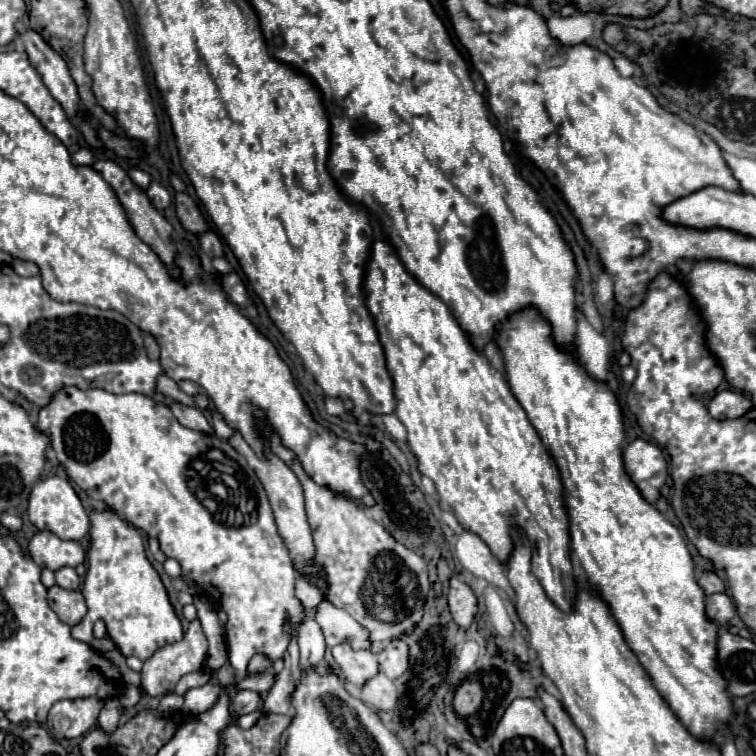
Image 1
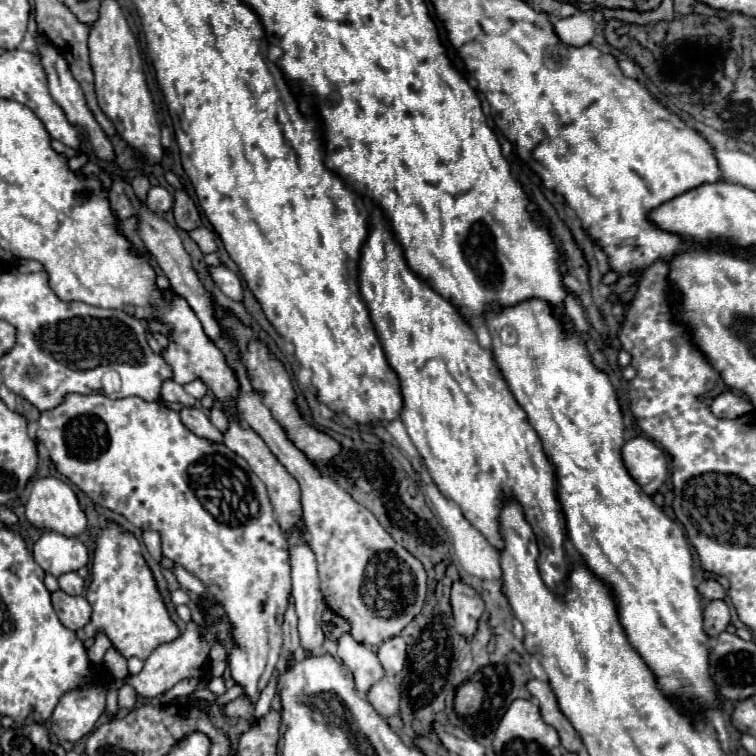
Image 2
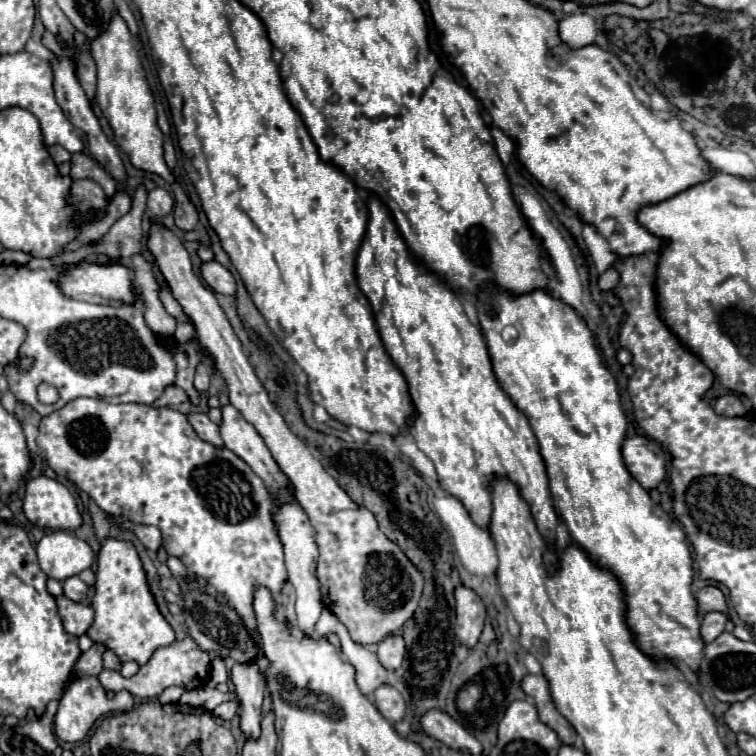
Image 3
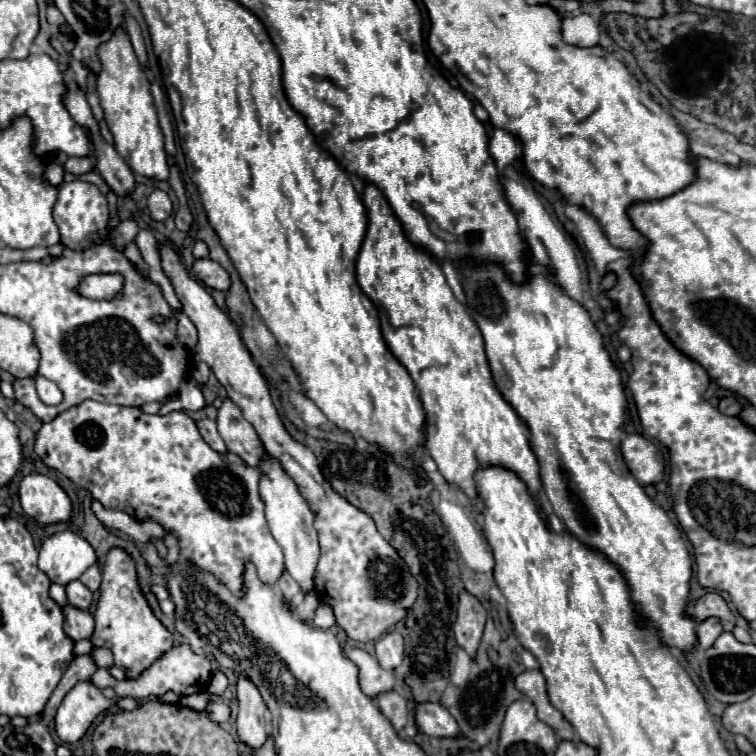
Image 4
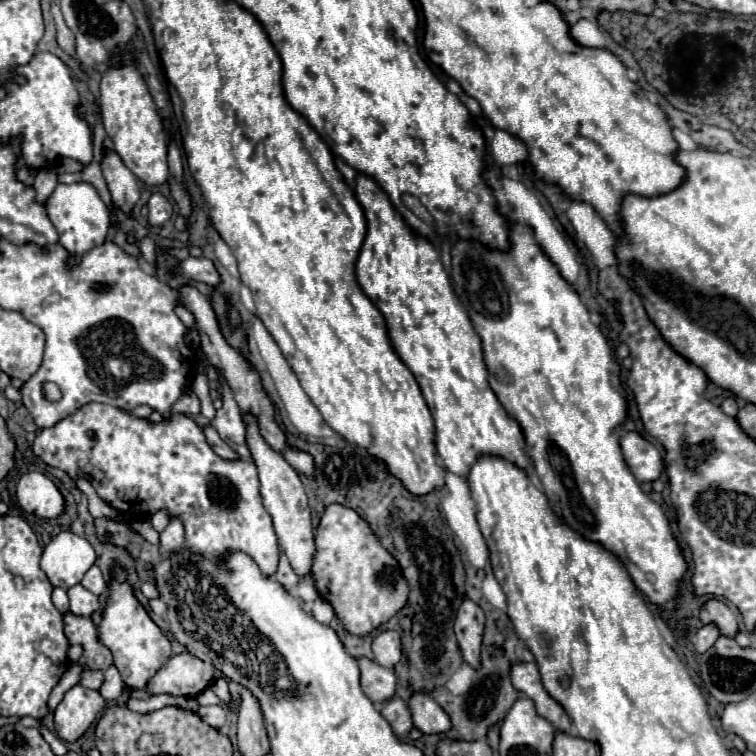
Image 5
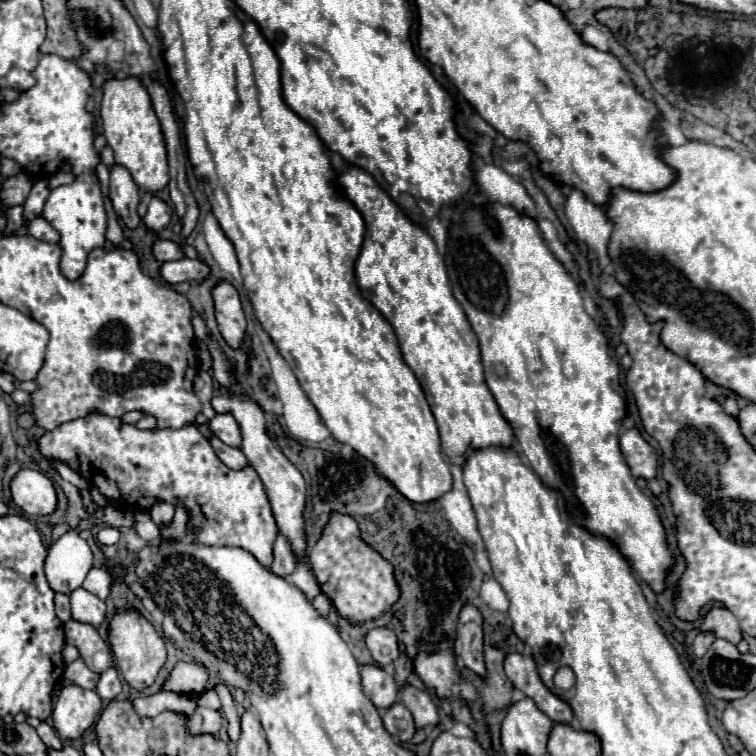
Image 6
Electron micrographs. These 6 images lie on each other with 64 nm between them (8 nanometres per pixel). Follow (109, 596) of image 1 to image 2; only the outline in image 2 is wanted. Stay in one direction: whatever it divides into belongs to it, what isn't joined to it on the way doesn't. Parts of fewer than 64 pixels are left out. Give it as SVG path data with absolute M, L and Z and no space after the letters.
M108 524L98 540L96 540L96 550L94 550L94 562L92 562L92 582L86 590L86 598L92 606L92 618L90 622L80 630L76 632L76 636L80 640L86 640L86 638L94 638L98 632L106 634L112 642L112 646L124 656L124 658L140 658L140 660L146 660L154 648L158 648L160 644L166 644L166 642L172 642L180 636L178 632L178 626L170 620L168 612L166 612L166 606L158 594L158 588L156 588L156 582L154 582L154 576L148 568L148 564L144 562L142 554L140 554L140 544L138 540L132 536L132 534L126 534L122 532L116 524Z

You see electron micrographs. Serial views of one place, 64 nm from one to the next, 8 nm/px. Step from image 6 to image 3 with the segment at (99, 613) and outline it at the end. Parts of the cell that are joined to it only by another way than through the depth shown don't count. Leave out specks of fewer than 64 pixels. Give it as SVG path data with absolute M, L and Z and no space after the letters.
M72 576L72 578L64 580L62 586L64 586L66 598L70 598L74 602L86 602L88 600L88 586L78 576Z

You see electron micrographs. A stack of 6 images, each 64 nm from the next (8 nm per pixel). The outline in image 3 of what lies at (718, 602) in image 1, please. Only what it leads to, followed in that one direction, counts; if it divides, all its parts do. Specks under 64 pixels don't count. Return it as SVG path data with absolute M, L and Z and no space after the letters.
M708 612L702 616L702 626L700 626L700 634L704 644L710 644L712 640L716 640L716 636L720 636L720 632L724 632L724 624L726 624L726 616L720 612Z

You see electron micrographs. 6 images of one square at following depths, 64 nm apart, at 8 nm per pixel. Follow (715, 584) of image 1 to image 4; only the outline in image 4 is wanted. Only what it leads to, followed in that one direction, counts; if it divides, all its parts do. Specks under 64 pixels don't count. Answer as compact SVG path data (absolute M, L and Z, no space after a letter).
M706 594L706 596L702 596L702 598L694 604L694 610L696 610L694 616L696 616L700 622L702 622L702 620L708 620L710 616L716 616L716 618L722 622L722 626L724 626L726 632L732 632L734 626L736 626L736 618L734 618L734 614L730 612L728 604L722 600L720 594Z

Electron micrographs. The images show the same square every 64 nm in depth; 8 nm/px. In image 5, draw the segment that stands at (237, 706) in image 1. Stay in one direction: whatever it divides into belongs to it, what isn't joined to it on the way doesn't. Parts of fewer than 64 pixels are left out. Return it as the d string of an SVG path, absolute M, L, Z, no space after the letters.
M202 706L202 708L198 708L196 714L198 714L200 720L206 722L208 726L220 728L220 726L224 724L224 720L226 720L228 710L226 710L224 706Z

